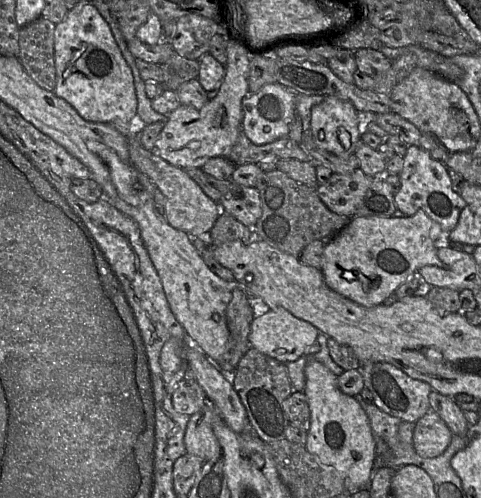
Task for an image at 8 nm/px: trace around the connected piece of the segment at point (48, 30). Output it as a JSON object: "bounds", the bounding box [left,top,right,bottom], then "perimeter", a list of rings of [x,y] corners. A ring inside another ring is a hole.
{"bounds":[18,17,56,92],"perimeter":[[[40,17],[19,30],[18,58],[34,82],[49,92],[56,88],[55,26]]]}

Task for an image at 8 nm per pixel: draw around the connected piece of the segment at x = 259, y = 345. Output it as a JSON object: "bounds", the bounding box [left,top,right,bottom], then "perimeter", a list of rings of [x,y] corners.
{"bounds":[248,308,319,364],"perimeter":[[[284,308],[270,310],[254,317],[248,337],[250,347],[284,364],[294,362],[304,356],[306,350],[317,341],[319,330],[307,321],[295,317]]]}

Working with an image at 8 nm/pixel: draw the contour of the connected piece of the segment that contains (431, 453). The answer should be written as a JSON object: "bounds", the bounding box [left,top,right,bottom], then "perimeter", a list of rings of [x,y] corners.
{"bounds":[413,411,453,458],"perimeter":[[[430,411],[415,423],[413,446],[418,455],[435,458],[444,453],[452,436],[453,433],[444,421]]]}

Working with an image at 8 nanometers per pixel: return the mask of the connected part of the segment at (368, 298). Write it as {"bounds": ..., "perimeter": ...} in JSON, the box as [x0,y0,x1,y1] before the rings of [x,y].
{"bounds":[321,209,446,307],"perimeter":[[[422,209],[413,216],[355,216],[347,226],[325,244],[321,272],[329,288],[364,307],[375,307],[418,270],[427,265],[446,268],[439,259],[437,250],[440,240],[445,238],[441,226],[433,221]]]}

